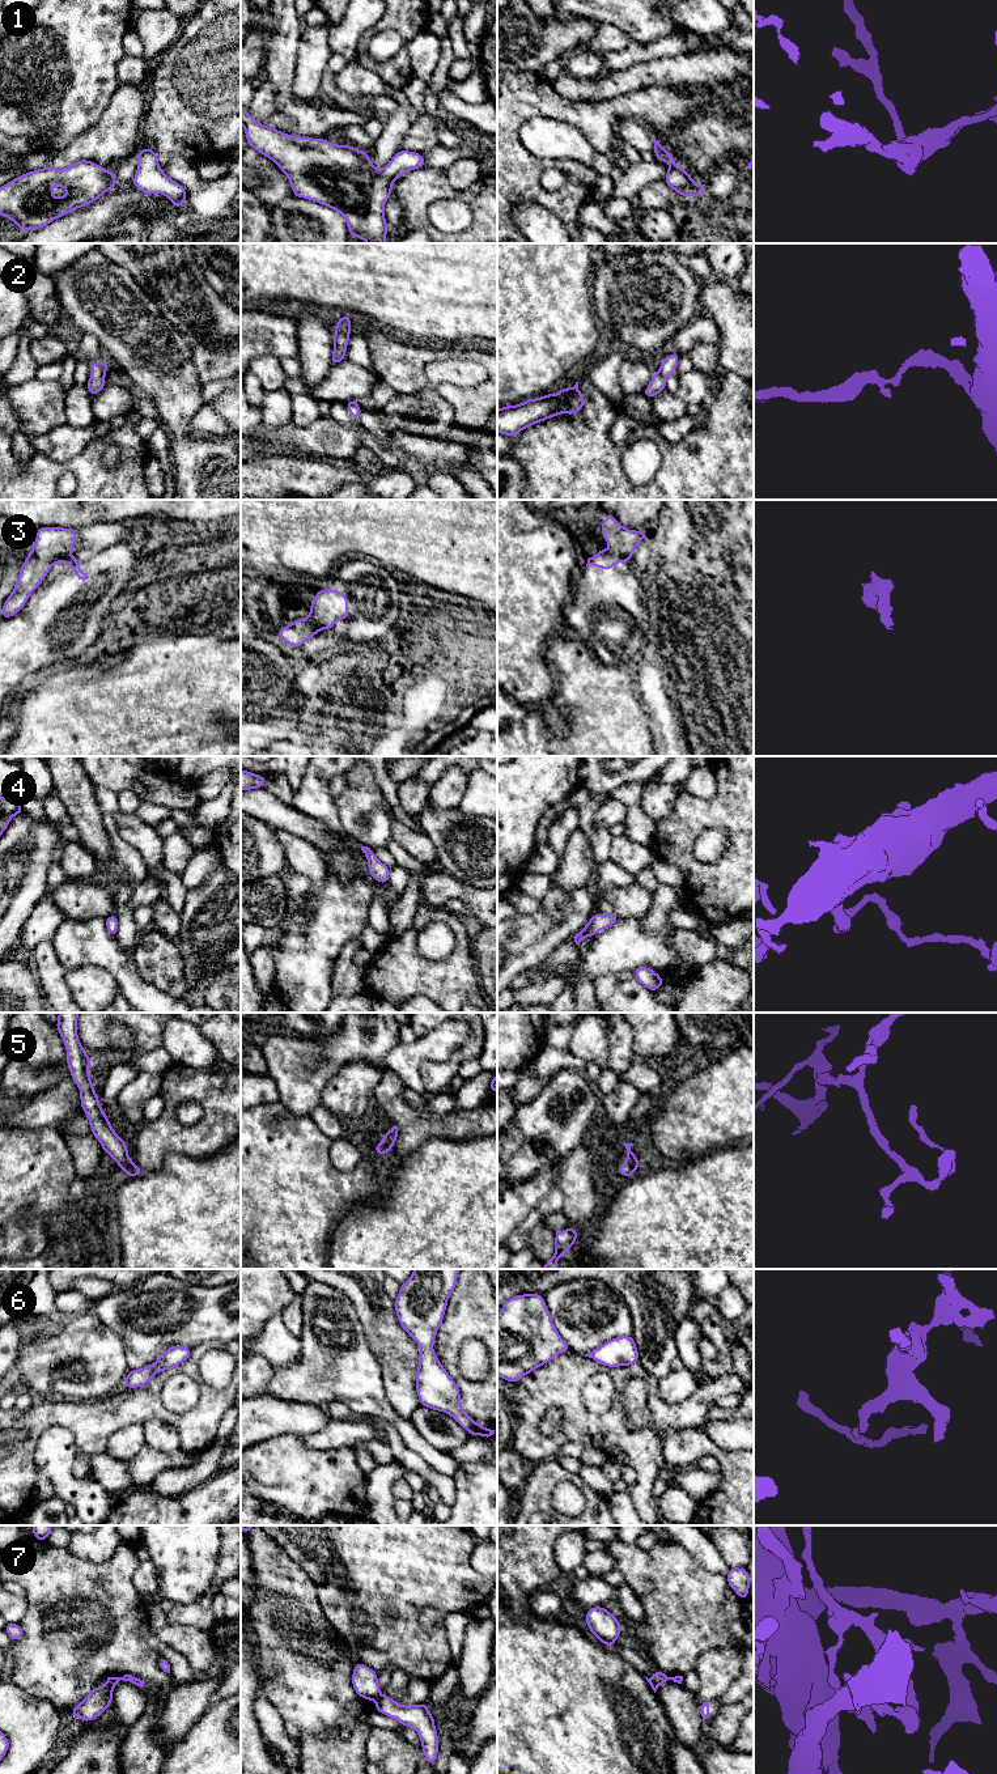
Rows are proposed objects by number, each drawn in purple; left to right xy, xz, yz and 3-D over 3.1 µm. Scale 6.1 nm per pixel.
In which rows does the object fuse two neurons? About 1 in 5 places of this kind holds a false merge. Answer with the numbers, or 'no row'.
3, 7

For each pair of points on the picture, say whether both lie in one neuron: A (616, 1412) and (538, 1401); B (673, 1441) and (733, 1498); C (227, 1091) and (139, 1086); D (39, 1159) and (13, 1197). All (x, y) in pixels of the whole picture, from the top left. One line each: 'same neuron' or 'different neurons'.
A: same neuron
B: same neuron
C: different neurons
D: same neuron

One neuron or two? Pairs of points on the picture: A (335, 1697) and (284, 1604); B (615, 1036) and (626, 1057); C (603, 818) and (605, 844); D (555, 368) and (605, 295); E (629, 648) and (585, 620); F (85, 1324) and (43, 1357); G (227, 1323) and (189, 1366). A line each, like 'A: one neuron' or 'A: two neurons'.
A: one neuron
B: one neuron
C: two neurons
D: two neurons
E: one neuron
F: one neuron
G: two neurons

